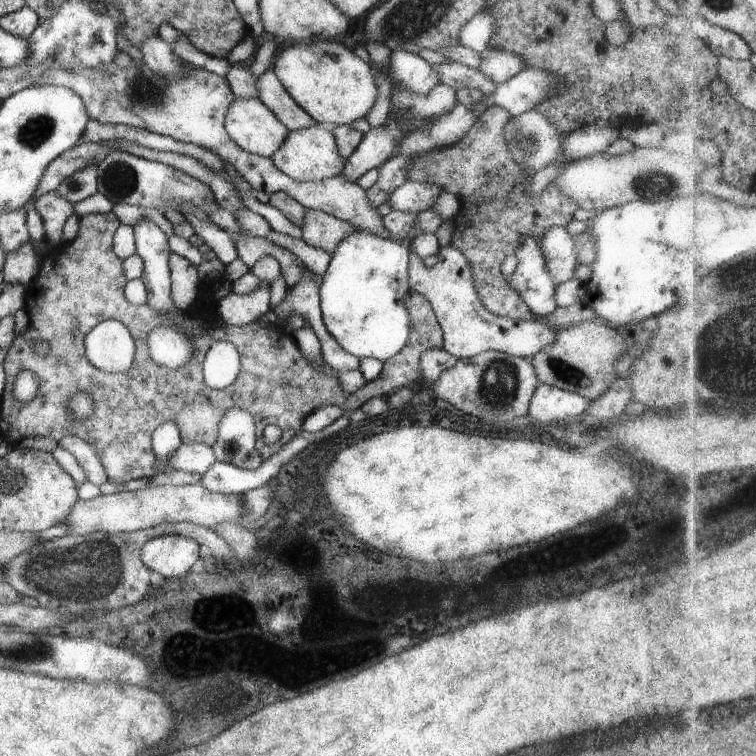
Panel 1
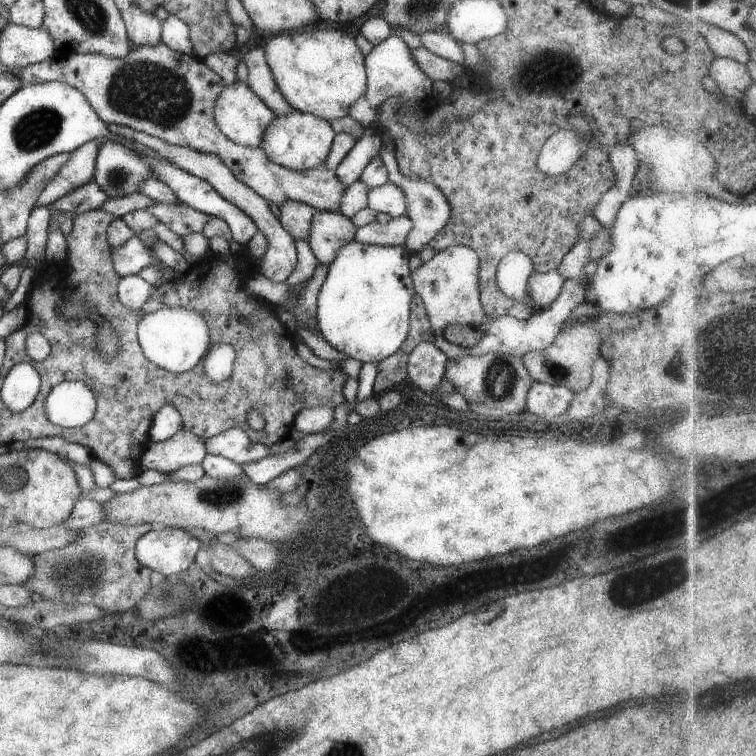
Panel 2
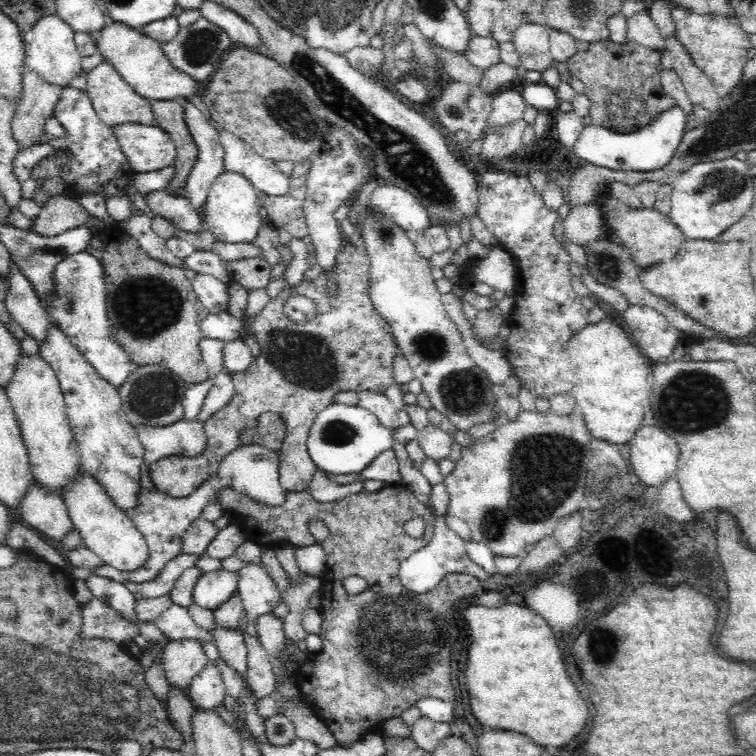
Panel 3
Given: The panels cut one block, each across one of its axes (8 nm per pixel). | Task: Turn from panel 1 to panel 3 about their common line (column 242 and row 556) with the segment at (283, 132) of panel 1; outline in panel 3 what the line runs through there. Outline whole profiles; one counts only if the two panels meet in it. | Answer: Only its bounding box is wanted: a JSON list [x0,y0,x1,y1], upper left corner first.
[61,471,149,573]

